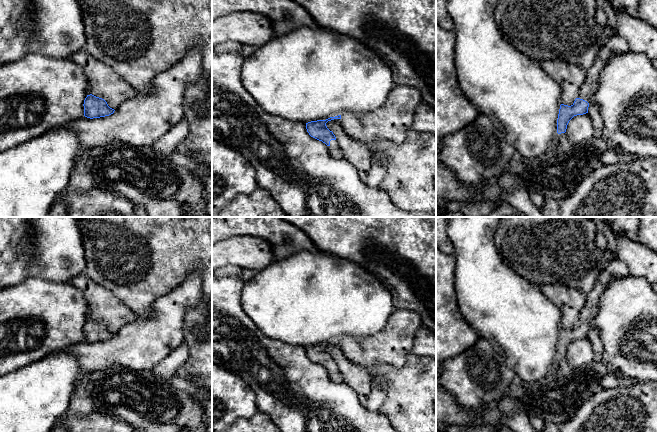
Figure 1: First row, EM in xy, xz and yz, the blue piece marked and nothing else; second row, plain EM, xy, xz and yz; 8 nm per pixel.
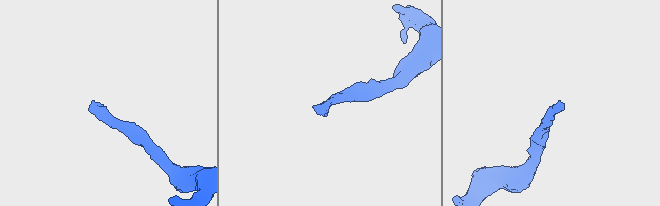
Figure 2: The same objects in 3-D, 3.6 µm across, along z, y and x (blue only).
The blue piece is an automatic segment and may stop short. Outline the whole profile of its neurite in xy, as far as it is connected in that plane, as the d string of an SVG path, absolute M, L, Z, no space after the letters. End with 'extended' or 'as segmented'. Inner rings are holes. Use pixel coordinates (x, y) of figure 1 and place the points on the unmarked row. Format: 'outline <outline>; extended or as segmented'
outline M92 318L87 319L84 324L84 340L90 343L109 340L114 337L114 333L110 332L107 326Z; as segmented

